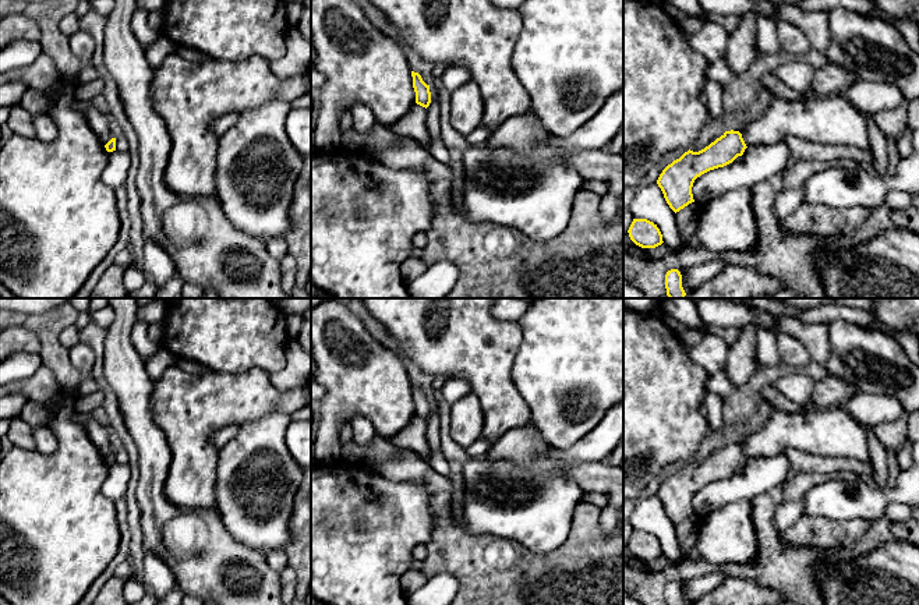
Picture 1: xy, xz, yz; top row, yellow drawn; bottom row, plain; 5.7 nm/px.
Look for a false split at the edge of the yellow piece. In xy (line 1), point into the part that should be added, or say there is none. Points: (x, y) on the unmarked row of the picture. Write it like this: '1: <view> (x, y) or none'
1: none

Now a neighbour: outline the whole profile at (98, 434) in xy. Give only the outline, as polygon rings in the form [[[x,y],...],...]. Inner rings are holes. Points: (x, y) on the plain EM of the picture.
[[[78,414],[75,418],[84,425],[100,454],[106,457],[113,450],[106,429],[91,414]]]

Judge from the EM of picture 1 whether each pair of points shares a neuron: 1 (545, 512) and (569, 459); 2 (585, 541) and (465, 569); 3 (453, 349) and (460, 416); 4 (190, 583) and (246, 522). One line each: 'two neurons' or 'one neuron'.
1: one neuron
2: one neuron
3: two neurons
4: two neurons

